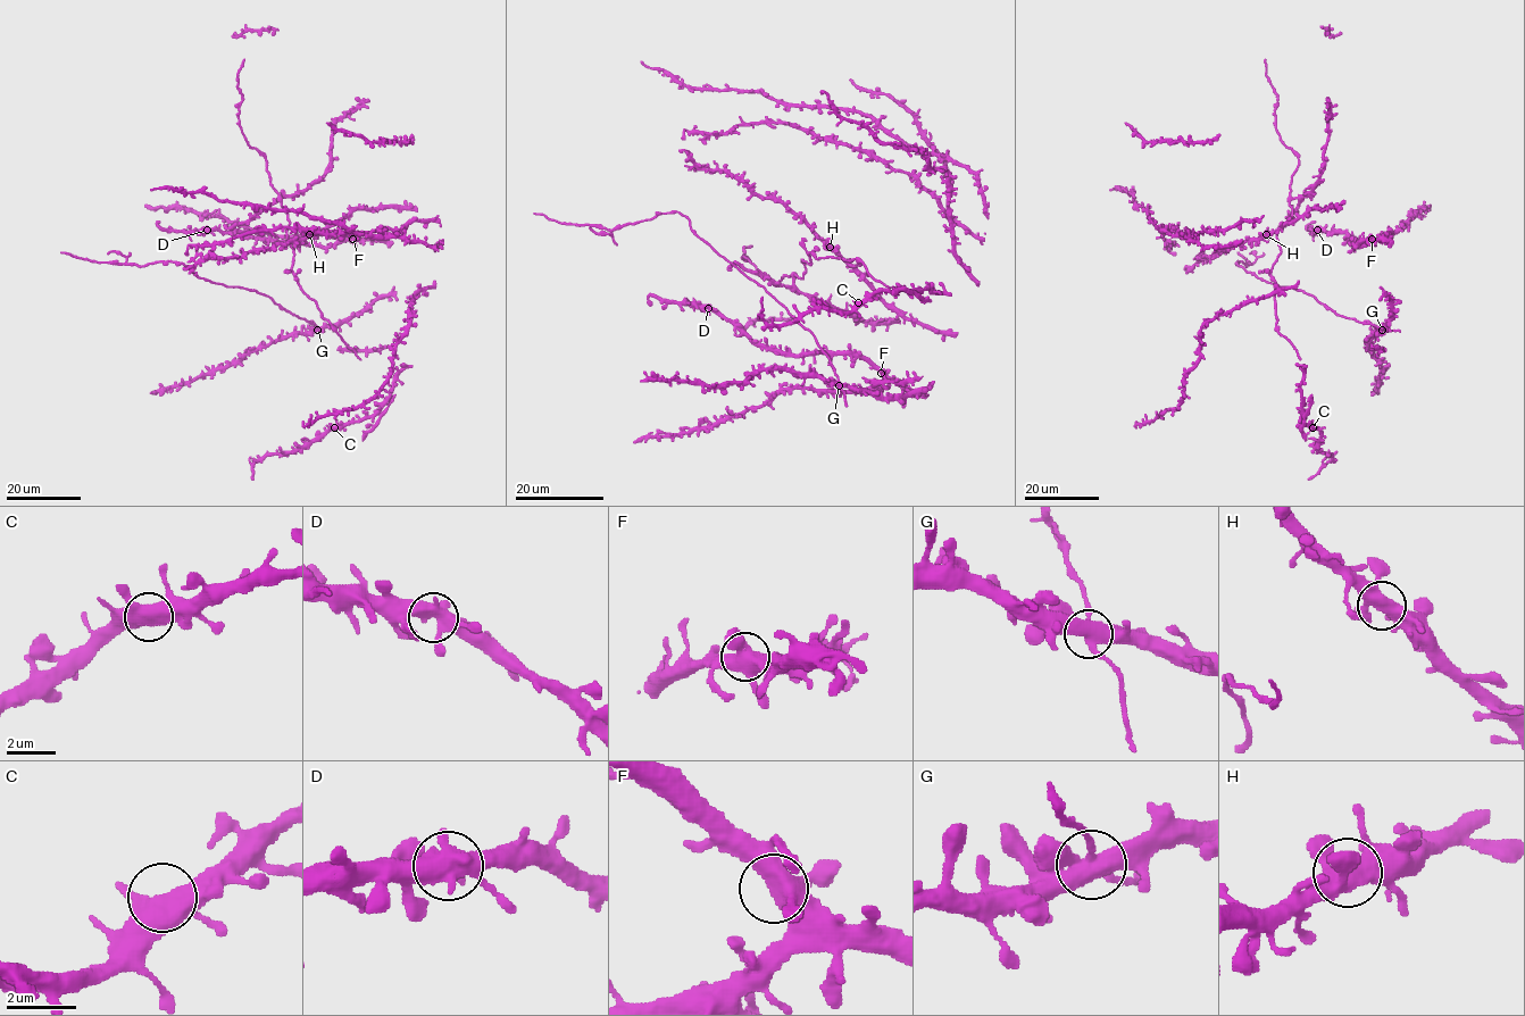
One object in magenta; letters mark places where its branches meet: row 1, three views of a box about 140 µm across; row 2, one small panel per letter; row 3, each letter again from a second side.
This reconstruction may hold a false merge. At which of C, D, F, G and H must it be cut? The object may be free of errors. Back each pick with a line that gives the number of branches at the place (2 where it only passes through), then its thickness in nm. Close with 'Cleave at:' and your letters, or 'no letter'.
Cleave at: no letter

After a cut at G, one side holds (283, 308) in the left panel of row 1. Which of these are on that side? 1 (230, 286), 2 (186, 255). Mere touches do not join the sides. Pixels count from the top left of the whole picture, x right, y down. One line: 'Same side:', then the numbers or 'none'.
Same side: 1

